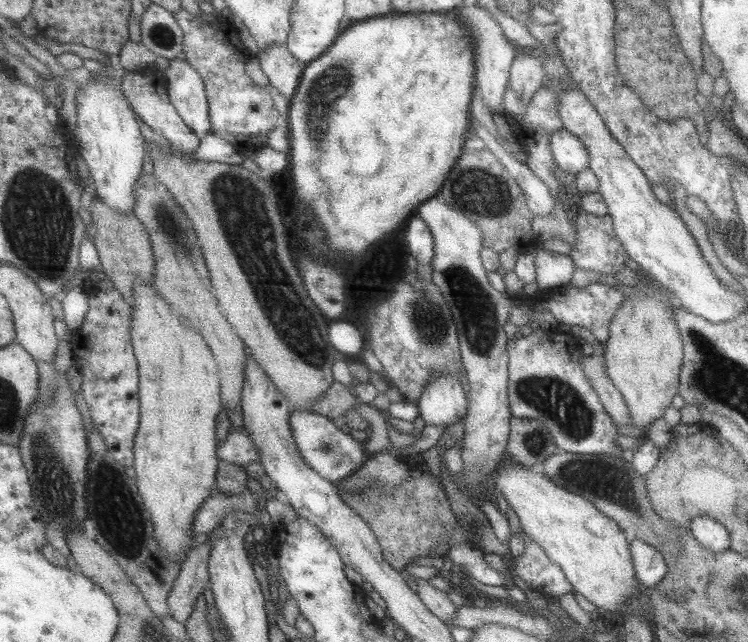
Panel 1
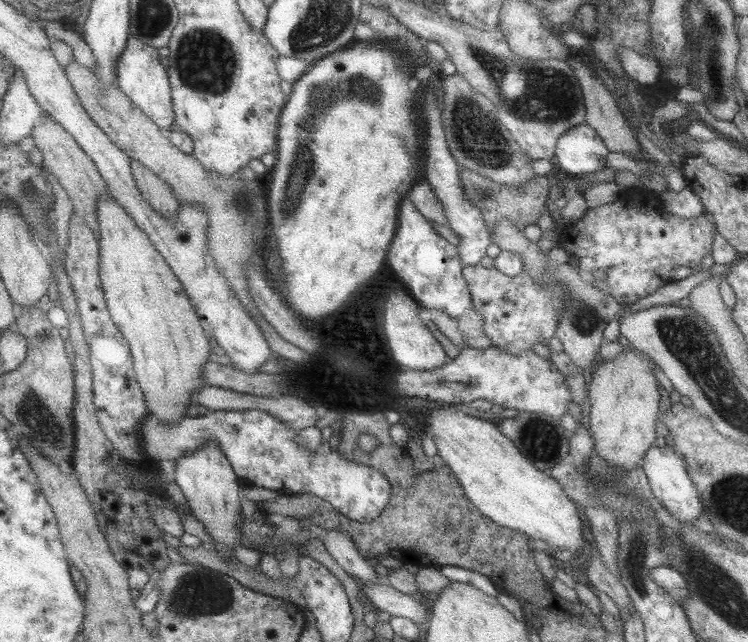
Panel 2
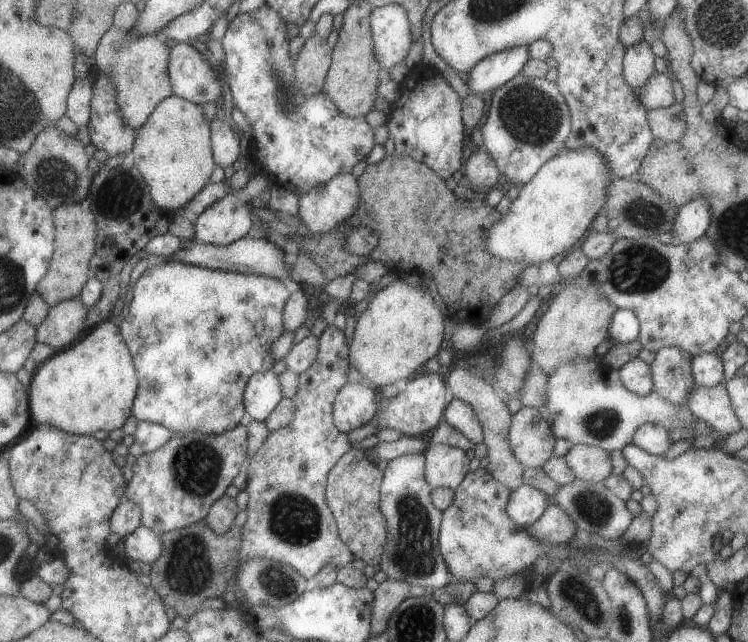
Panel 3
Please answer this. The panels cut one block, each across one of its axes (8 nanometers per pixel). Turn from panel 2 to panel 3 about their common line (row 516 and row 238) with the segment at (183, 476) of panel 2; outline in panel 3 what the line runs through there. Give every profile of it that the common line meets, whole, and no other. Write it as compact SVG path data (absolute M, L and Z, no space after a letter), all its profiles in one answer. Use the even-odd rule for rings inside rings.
M256 174L253 178L247 181L240 189L229 191L223 198L217 202L210 204L202 213L198 214L194 226L194 240L212 245L228 245L237 239L242 239L247 230L251 228L251 200L256 195L258 196L263 190L270 189L271 180Z

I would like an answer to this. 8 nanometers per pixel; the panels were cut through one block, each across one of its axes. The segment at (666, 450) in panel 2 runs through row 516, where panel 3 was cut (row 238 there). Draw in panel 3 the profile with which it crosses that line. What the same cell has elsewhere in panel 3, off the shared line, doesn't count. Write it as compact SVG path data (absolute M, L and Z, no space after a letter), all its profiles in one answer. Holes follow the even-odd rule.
M697 195L678 208L671 235L679 243L694 241L706 234L711 217L708 198Z

